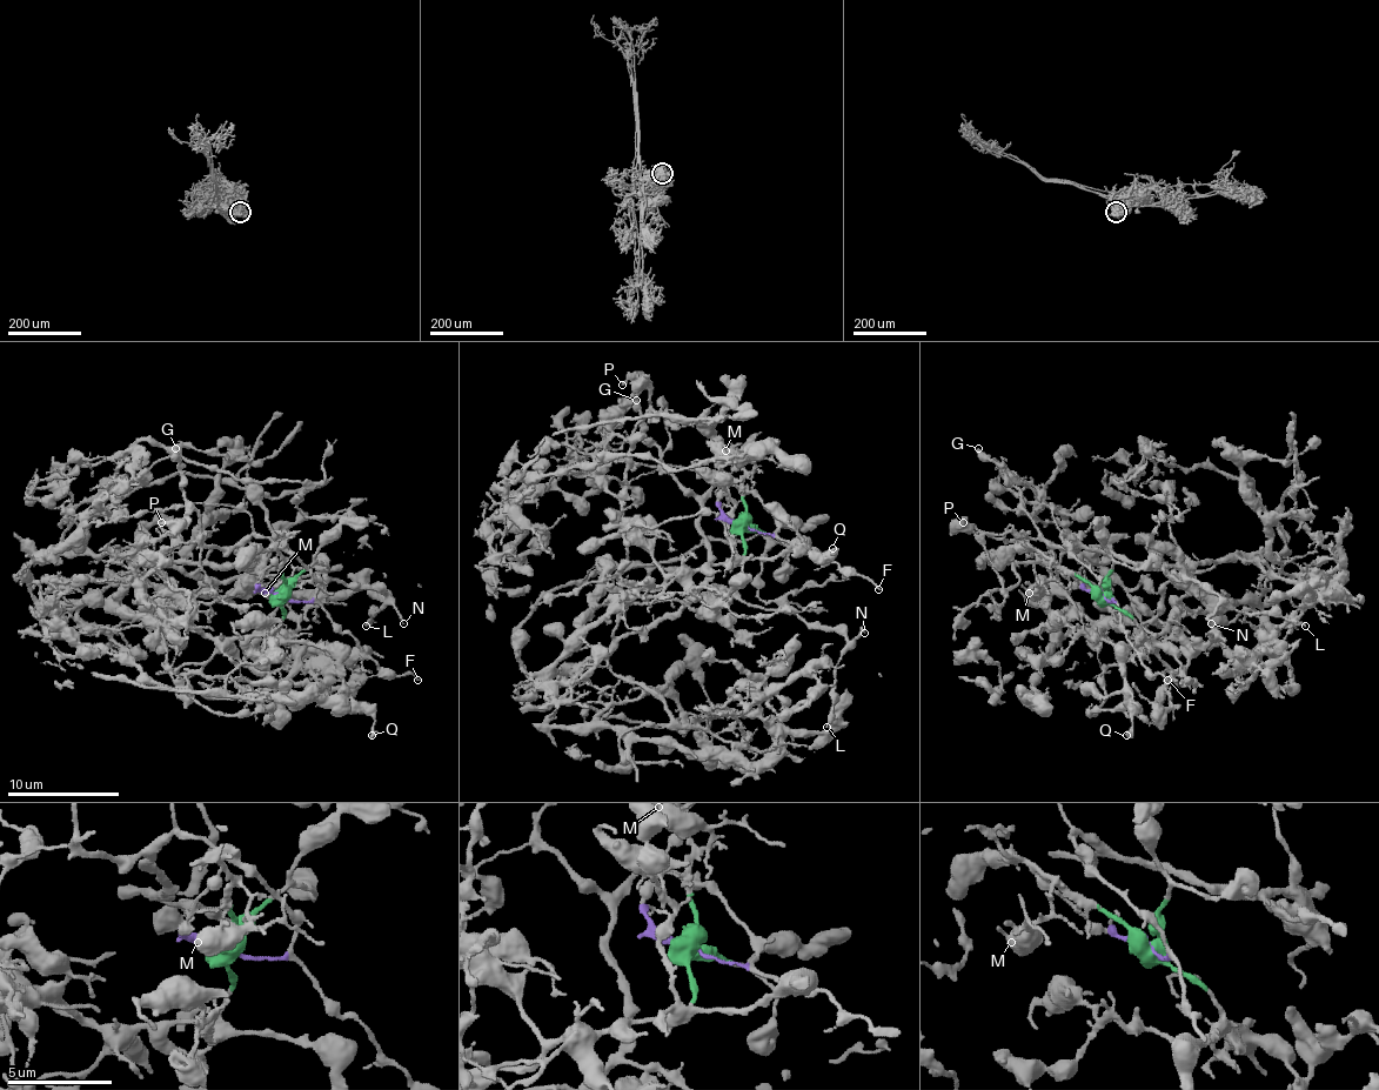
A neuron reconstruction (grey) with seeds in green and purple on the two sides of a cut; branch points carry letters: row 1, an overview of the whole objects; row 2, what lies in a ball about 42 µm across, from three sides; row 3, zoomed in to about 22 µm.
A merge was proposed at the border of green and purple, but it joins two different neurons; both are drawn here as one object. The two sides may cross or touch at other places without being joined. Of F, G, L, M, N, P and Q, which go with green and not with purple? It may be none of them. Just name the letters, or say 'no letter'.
M, P, Q

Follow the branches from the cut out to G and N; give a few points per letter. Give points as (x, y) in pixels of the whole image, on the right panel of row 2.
G: (1104, 593), (1112, 602), (1106, 588), (1062, 537), (1072, 542), (1053, 546), (1031, 517), (1013, 483), (977, 447)
N: (1104, 593), (1062, 537), (1207, 584), (1218, 596), (1210, 624)

